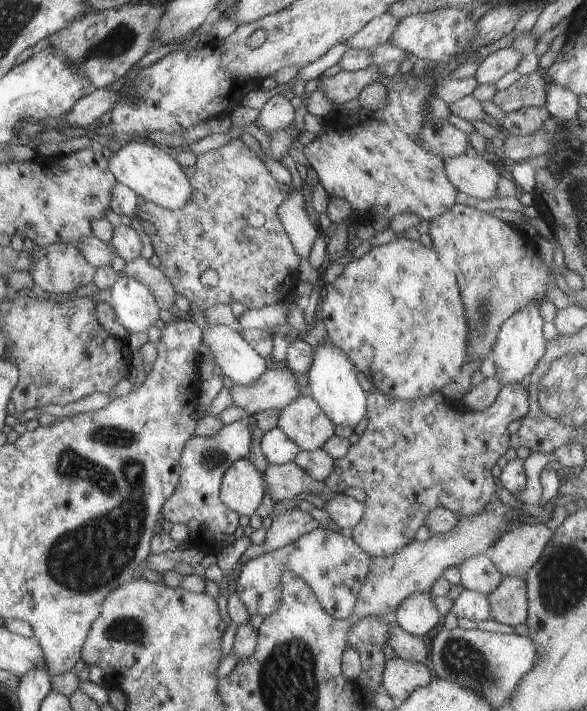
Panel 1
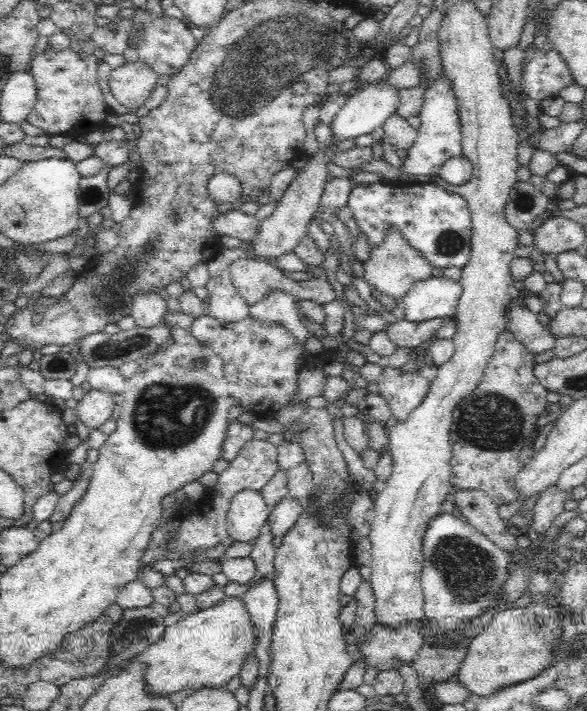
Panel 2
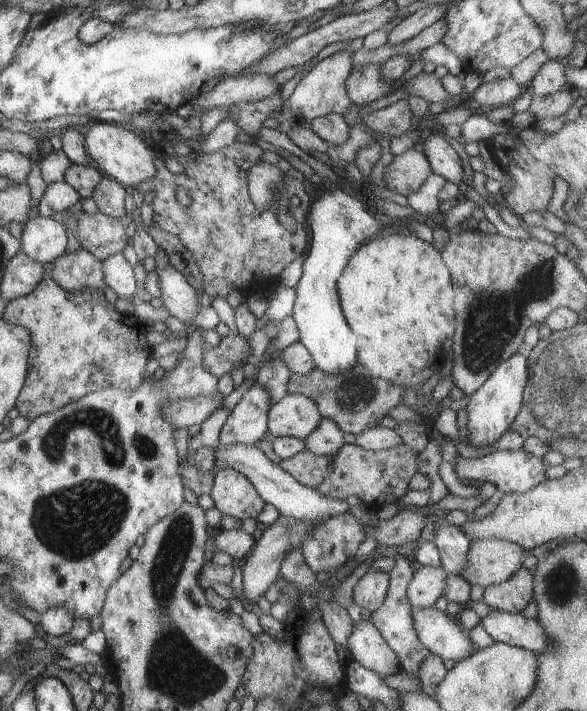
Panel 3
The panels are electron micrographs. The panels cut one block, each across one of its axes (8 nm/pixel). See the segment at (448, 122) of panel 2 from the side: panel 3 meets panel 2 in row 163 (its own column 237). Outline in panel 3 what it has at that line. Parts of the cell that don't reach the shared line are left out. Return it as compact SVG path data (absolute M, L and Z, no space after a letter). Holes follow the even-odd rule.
M256 384L251 386L229 412L219 432L219 444L233 447L235 444L254 445L266 431L268 395Z

